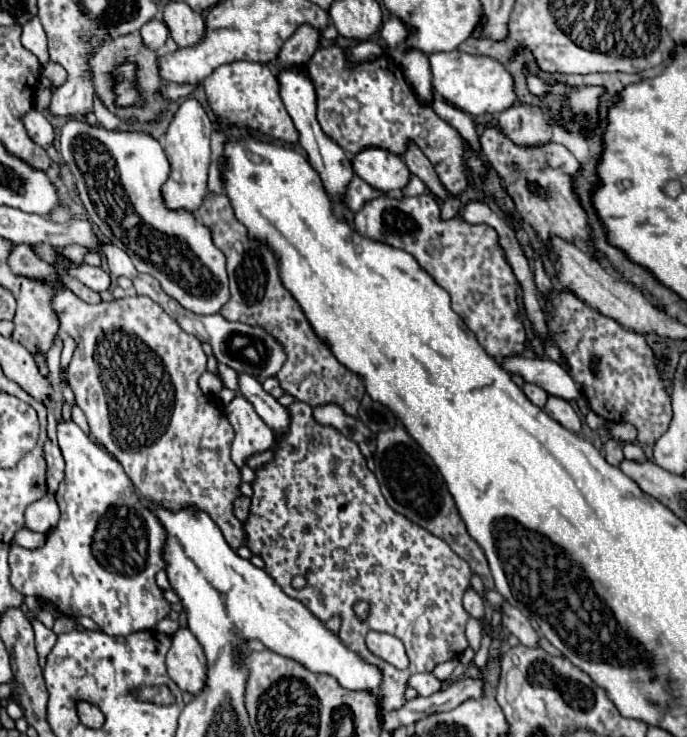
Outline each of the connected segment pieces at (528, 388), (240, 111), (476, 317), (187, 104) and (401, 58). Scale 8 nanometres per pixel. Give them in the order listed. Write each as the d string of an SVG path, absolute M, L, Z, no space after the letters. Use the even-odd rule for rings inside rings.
M525 383L523 387L523 393L527 395L527 399L537 405L537 407L543 407L545 405L545 399L547 399L547 393L539 387L539 385L533 385L533 383Z
M233 61L221 65L203 81L203 87L219 127L255 129L291 145L299 141L299 133L293 125L293 119L289 117L279 97L277 77L269 71L267 65L253 61Z
M435 195L419 197L379 197L369 201L353 219L353 229L379 243L411 253L419 267L427 271L437 285L451 295L453 311L475 333L479 345L493 357L521 355L527 343L527 331L519 319L517 279L499 245L499 235L489 225L471 225L459 215L443 221ZM465 257L465 265L463 265Z
M193 97L185 99L177 113L173 115L173 121L169 123L165 135L163 135L163 149L169 157L171 163L171 175L163 187L163 199L167 207L171 209L187 209L195 211L201 205L201 199L205 199L207 191L207 171L211 163L211 149L209 149L209 139L211 139L211 121L201 107L201 103Z
M405 49L405 51L391 51L391 57L401 65L405 81L413 89L415 97L425 105L429 105L433 101L433 87L427 55L415 49Z

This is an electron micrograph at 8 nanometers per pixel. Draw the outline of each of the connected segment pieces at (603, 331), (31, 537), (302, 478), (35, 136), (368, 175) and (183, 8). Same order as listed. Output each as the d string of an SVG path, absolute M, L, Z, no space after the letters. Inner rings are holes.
M553 291L549 301L545 301L545 313L549 331L571 367L571 377L585 393L591 409L607 421L627 421L635 425L639 441L643 445L653 445L669 427L671 407L669 393L659 379L655 357L651 347L645 343L645 337L623 329L617 321L591 309L573 293ZM591 357L599 359L597 377L589 371Z
M23 527L23 529L19 529L19 531L15 533L13 541L17 541L17 543L19 543L21 547L25 547L25 549L37 549L37 547L41 547L41 543L45 543L45 535Z
M295 401L289 411L291 427L283 437L277 437L273 463L259 469L257 479L251 483L251 513L245 523L247 547L265 561L265 571L273 577L273 581L289 597L301 601L319 621L327 621L333 615L341 617L341 641L365 663L381 669L381 707L395 711L407 701L407 679L413 673L431 673L435 665L457 659L467 649L465 623L469 613L463 609L461 599L469 587L471 569L443 539L411 523L405 515L387 505L357 443L333 427L315 423L311 405L303 401ZM295 575L303 575L307 579L303 589L291 587L291 579ZM357 601L367 601L371 607L365 619L359 619L353 611ZM369 631L381 631L401 639L409 657L409 667L399 671L387 661L375 657L365 645L365 635Z
M35 109L27 111L27 113L23 115L23 125L25 125L29 137L31 137L37 145L41 145L41 147L53 145L55 133L53 133L51 123L43 117L43 113L39 113L39 111L35 111Z
M367 147L359 151L353 157L353 171L371 187L383 193L403 189L411 175L399 155L377 147Z
M167 3L163 7L161 19L179 47L187 47L187 45L191 47L193 43L199 43L205 21L199 13L189 9L185 3Z

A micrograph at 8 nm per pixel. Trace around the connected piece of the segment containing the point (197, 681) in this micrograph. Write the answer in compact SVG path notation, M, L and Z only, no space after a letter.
M179 627L171 635L167 673L181 691L189 691L193 695L201 691L201 679L205 679L205 655L201 655L201 645L193 639L193 633L187 627Z

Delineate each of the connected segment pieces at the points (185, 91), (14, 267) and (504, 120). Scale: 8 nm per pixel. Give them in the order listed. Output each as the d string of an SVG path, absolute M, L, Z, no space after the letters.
M171 83L171 85L163 85L163 87L161 87L161 97L169 99L169 101L175 101L175 99L179 99L179 97L191 95L193 91L195 91L193 85L175 85L175 83Z
M13 245L9 259L7 259L11 271L15 275L33 279L33 281L49 281L49 283L59 283L59 275L53 265L43 261L31 245Z
M515 105L499 113L499 129L519 147L537 147L551 141L553 125L545 119L541 109L529 105Z

